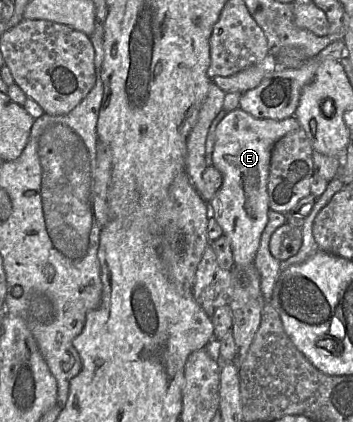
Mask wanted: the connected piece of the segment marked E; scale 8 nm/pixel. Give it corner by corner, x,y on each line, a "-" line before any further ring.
239,107
228,112
216,128
212,165
220,172
222,184
209,204
211,216
230,241
236,266
254,263
268,222
267,184
272,149
280,138
299,128
294,116
283,120
256,119

